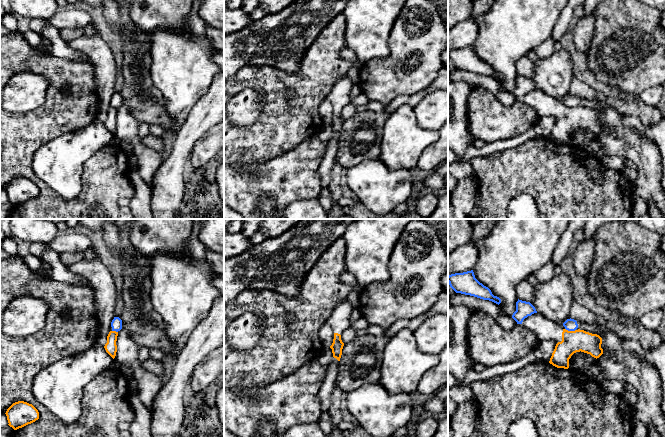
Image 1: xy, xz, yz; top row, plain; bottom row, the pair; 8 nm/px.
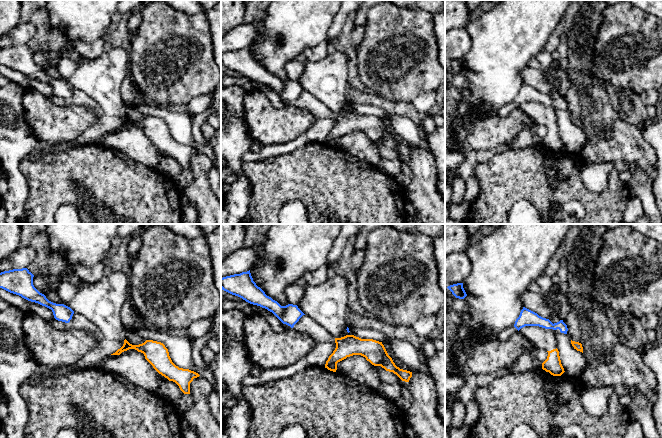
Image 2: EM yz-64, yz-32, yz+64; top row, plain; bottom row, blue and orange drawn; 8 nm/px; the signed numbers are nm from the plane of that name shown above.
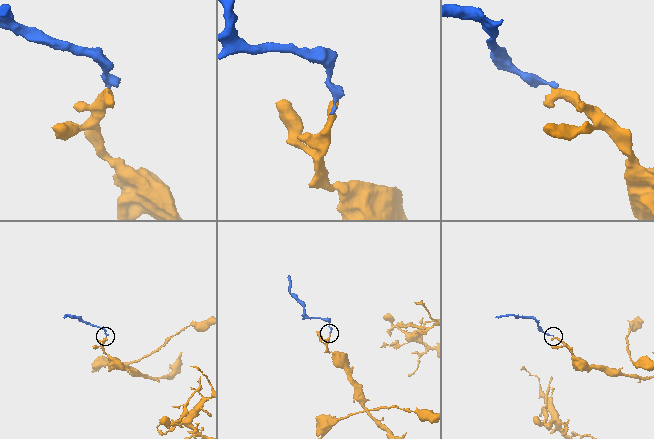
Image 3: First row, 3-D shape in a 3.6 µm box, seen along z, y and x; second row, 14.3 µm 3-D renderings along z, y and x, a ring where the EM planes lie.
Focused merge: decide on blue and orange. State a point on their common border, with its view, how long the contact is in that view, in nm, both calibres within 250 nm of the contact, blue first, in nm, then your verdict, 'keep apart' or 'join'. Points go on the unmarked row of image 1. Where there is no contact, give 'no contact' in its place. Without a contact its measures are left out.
meets blue in yz at (570, 106); contact 90 nm long; 100 nm thick on the blue side, 180 nm on the other; keep apart

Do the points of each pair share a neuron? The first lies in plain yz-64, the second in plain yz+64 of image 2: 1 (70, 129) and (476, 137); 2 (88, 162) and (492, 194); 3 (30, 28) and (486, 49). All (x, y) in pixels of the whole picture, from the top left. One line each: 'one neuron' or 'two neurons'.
1: one neuron
2: one neuron
3: two neurons

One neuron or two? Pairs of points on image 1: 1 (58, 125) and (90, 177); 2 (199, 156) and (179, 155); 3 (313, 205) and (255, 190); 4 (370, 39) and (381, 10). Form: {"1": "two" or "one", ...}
{"1": "one", "2": "two", "3": "two", "4": "one"}

